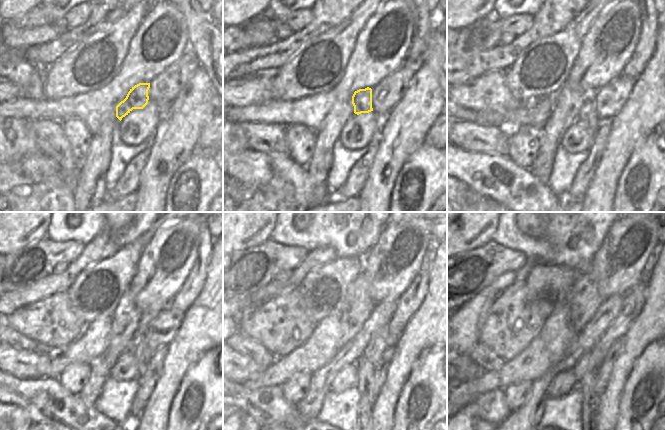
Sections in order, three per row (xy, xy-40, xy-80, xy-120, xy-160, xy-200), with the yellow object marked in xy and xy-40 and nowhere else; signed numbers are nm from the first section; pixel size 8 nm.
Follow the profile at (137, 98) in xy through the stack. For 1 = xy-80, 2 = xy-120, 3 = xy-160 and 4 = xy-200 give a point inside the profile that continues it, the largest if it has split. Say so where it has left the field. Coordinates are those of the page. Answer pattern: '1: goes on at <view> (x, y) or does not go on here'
1: goes on at xy-80 (587, 113)
2: goes on at xy-120 (142, 354)
3: goes on at xy-160 (365, 383)
4: goes on at xy-200 (587, 384)

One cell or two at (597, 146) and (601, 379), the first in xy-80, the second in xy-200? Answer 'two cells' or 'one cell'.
one cell

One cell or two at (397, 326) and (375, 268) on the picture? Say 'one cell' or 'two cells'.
two cells

